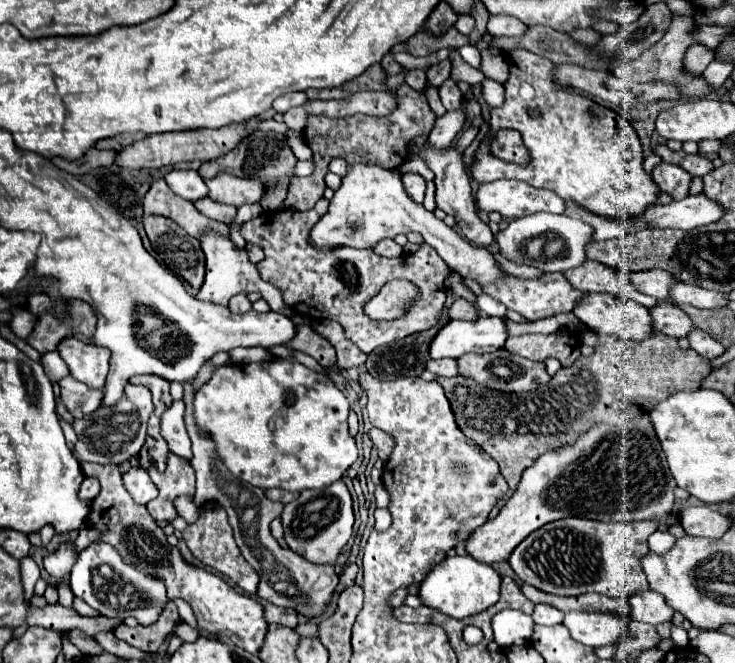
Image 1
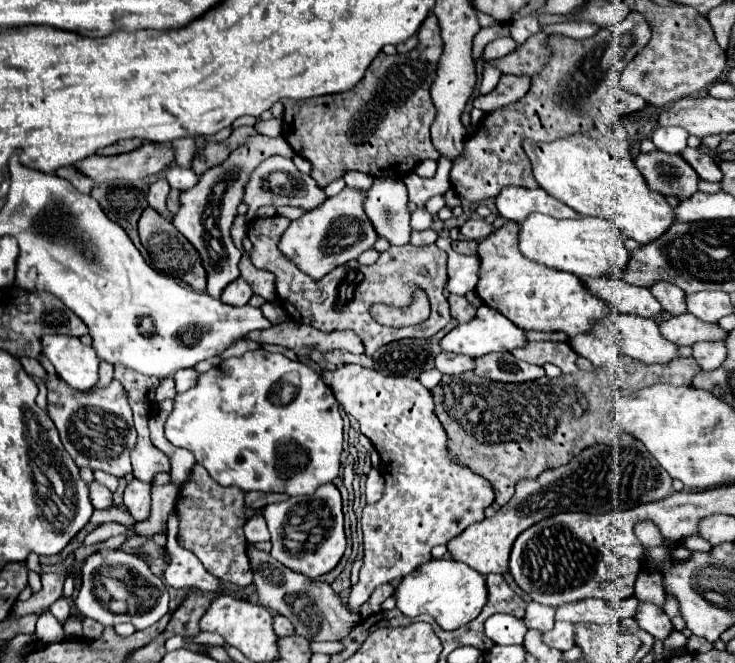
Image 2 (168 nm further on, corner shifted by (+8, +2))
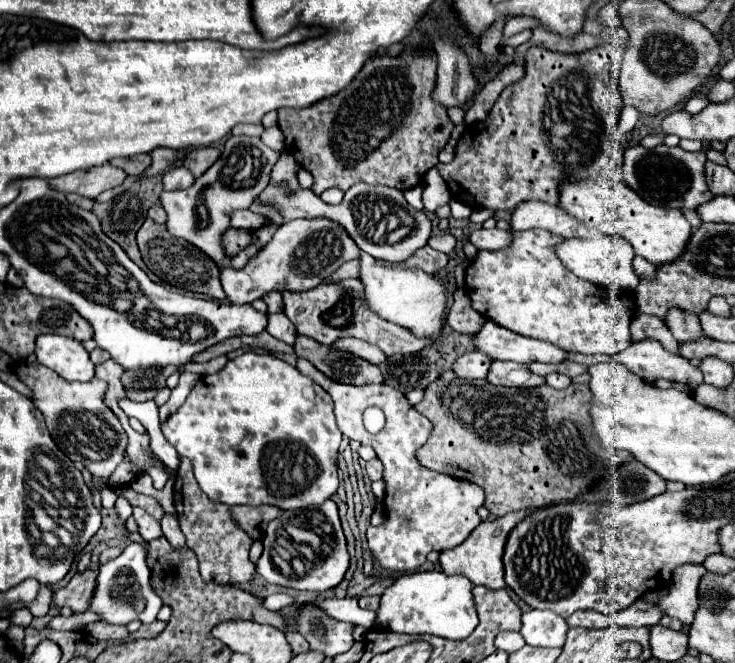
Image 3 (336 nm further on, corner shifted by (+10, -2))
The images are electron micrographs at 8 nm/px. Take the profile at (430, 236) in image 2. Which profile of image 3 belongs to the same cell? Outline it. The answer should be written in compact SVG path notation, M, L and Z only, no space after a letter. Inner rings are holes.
M438 234L438 236L432 236L428 240L428 246L436 248L436 250L442 250L446 254L450 254L454 250L454 244L456 244L456 240L454 240L452 234Z

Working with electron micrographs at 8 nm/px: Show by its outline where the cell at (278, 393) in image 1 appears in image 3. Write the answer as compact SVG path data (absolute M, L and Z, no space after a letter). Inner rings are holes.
M246 352L228 360L220 372L202 376L186 402L162 424L162 434L180 456L192 462L200 488L216 502L230 506L274 504L294 510L322 504L338 488L336 458L342 432L334 420L332 398L296 366L272 354Z

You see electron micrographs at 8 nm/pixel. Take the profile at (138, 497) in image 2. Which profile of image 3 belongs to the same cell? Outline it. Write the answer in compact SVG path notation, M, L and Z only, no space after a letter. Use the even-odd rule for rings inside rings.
M134 508L132 518L136 520L136 524L138 524L138 532L140 532L140 536L142 536L146 542L150 542L150 540L162 536L160 524L158 524L148 512L144 512L142 508Z

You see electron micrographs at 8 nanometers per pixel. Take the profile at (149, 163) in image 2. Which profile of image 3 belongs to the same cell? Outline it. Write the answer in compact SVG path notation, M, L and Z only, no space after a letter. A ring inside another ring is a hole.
M102 164L102 166L90 168L90 170L70 172L66 176L56 178L56 180L50 180L50 184L52 184L52 188L56 188L64 194L76 192L80 196L96 198L104 190L120 186L126 178L128 178L128 174L124 170L110 166L110 164Z

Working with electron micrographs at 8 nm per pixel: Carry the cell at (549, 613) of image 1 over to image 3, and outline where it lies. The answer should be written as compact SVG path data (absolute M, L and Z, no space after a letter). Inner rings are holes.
M528 610L522 616L520 634L524 636L526 644L532 646L564 646L568 624L554 612L548 610Z

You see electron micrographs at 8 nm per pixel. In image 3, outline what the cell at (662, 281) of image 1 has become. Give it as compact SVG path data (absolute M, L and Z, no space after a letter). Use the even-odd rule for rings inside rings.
M672 306L666 314L666 324L670 328L670 332L674 334L674 338L678 342L684 342L684 340L696 340L696 336L702 336L702 328L700 328L700 322L698 322L698 316L688 312L688 310L682 310L678 306Z

